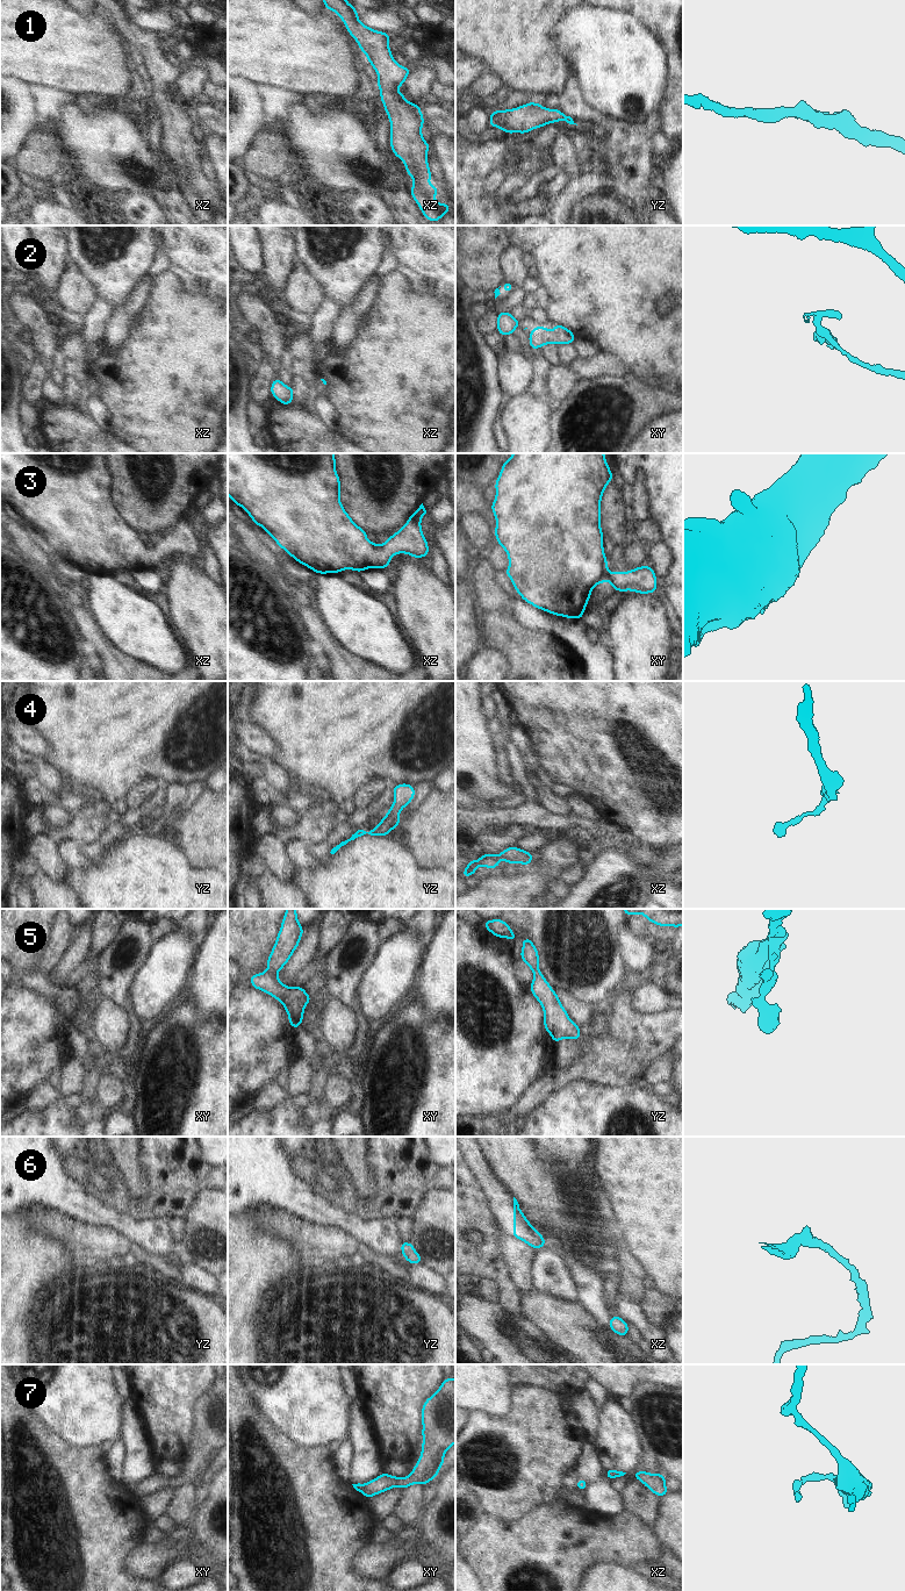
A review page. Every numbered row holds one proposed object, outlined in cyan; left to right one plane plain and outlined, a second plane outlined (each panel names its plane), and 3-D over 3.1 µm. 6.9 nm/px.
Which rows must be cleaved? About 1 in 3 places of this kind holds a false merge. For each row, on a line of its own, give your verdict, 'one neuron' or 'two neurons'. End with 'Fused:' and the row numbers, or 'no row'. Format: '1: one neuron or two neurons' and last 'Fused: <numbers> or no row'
1: one neuron
2: two neurons
3: one neuron
4: one neuron
5: one neuron
6: one neuron
7: one neuron
Fused: 2

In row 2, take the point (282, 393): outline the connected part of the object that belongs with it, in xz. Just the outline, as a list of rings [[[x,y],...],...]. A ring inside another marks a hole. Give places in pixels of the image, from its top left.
[[[278,377],[273,380],[270,388],[272,396],[285,406],[293,403],[293,394],[290,388],[286,386]]]

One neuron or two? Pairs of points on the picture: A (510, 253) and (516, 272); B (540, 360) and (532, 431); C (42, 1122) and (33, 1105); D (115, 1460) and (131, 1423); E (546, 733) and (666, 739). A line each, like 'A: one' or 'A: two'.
A: one
B: one
C: two
D: two
E: one

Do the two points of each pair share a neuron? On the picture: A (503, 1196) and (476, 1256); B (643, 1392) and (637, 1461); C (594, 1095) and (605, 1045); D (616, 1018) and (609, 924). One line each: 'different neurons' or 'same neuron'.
A: different neurons
B: different neurons
C: different neurons
D: different neurons

